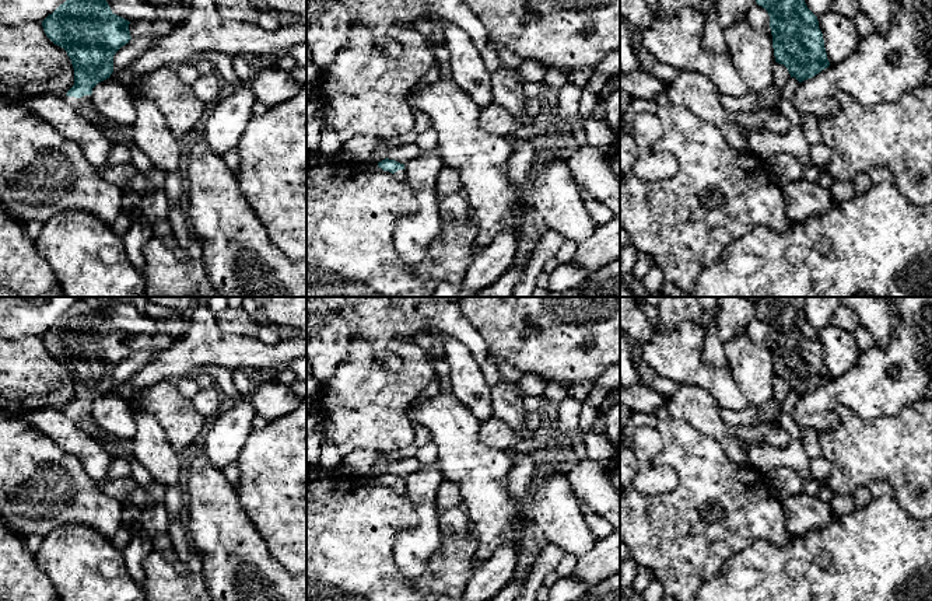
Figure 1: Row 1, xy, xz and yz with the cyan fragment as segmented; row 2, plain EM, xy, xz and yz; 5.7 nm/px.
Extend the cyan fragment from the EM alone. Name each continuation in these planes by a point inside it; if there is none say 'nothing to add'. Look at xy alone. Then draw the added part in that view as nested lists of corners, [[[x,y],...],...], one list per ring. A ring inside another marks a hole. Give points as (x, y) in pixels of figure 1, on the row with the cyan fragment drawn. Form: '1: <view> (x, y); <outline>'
1: xy (76, 104); [[[64,95],[63,98],[67,105],[70,105],[77,113],[83,115],[87,119],[81,108],[92,101],[91,95],[84,95],[81,98]]]

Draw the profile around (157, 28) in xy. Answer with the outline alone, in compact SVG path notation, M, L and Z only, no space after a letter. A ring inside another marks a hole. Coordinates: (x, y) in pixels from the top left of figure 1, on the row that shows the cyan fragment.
M154 18L151 21L140 20L130 21L129 31L132 38L153 36L155 45L160 39L168 35L174 29L169 21Z

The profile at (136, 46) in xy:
M153 36L132 38L125 46L122 46L113 56L113 73L109 78L119 80L119 74L126 67L130 67L132 62L143 55L154 43Z

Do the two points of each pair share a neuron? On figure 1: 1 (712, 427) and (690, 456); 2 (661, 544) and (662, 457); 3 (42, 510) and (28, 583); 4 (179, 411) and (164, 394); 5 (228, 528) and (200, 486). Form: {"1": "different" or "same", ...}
{"1": "different", "2": "same", "3": "different", "4": "same", "5": "same"}

